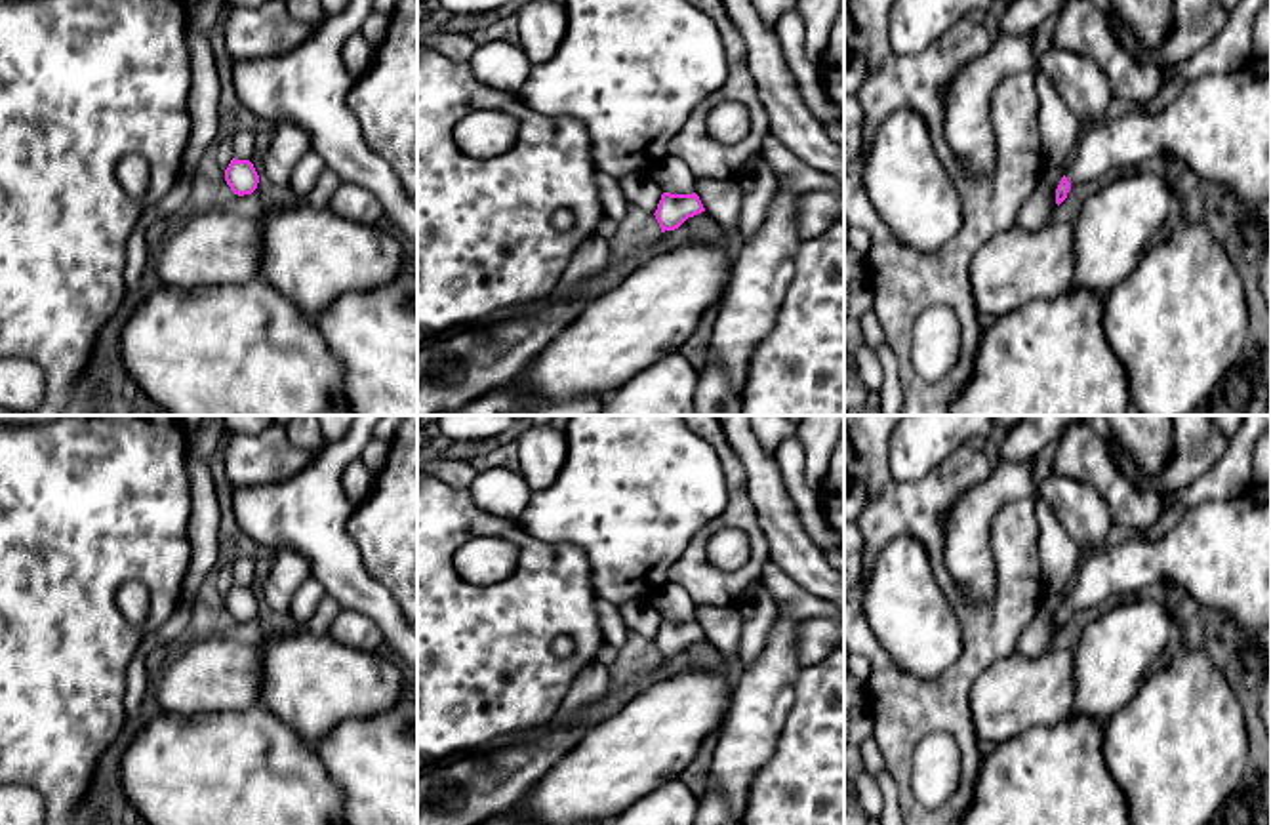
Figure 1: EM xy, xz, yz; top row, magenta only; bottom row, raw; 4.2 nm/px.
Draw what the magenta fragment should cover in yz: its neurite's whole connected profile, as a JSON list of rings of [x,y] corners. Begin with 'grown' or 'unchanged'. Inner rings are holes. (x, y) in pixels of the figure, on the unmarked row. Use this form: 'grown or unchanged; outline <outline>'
grown; outline [[[1271,482],[1183,513],[1160,539],[1132,539],[1082,551],[1075,589],[1056,615],[1059,633],[1073,612],[1117,594],[1132,598],[1155,583],[1180,585],[1231,623],[1271,627]]]

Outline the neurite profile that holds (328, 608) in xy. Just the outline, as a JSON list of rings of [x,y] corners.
[[[330,594],[322,596],[314,615],[305,625],[305,629],[313,634],[328,634],[330,623],[337,617],[343,606],[332,598]]]

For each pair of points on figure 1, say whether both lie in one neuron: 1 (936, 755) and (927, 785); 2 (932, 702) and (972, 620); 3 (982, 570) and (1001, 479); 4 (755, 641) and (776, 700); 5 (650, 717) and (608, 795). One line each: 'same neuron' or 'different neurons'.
1: same neuron
2: same neuron
3: same neuron
4: different neurons
5: same neuron

